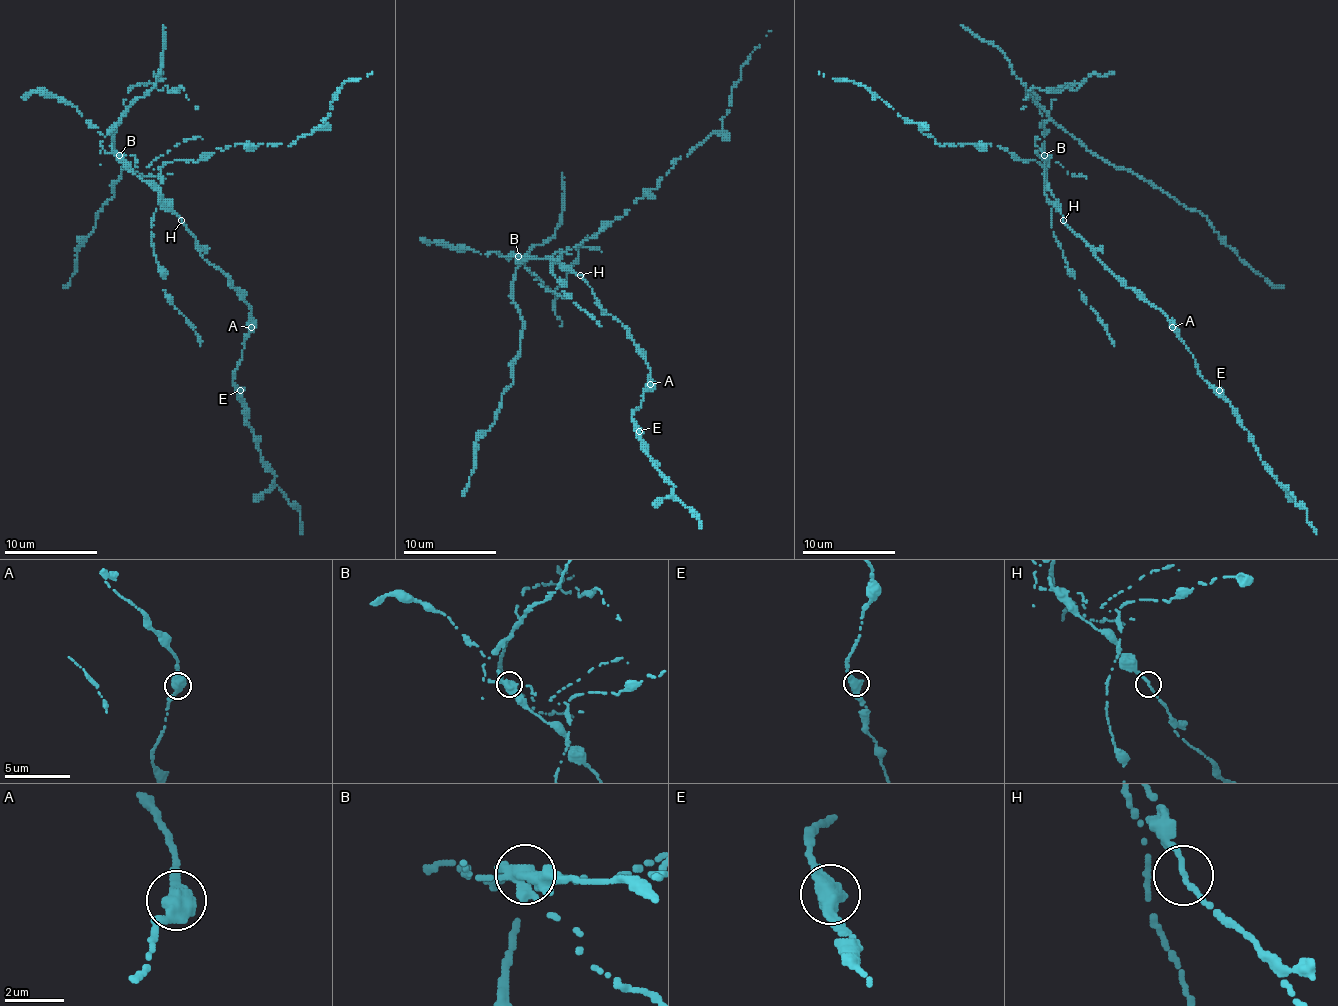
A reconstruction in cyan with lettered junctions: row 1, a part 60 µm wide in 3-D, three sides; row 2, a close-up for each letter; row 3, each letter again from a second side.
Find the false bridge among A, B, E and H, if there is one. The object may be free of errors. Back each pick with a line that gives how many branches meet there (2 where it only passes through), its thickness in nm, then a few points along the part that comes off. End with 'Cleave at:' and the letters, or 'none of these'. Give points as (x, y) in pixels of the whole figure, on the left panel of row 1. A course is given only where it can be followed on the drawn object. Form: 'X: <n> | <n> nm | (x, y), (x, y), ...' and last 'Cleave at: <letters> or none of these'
B: 3 | 400 nm | (119, 155), (161, 169), (175, 160), (205, 160), (216, 148), (288, 146), (323, 123), (342, 83), (372, 72)
Cleave at: B

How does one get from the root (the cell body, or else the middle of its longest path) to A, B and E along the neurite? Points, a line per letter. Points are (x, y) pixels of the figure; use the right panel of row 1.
A: (1063, 218), (1102, 264), (1128, 288), (1137, 290), (1153, 304), (1172, 327)
B: (1063, 218), (1061, 206), (1047, 185), (1044, 155)
E: (1063, 218), (1112, 274), (1128, 288), (1137, 290), (1167, 318), (1170, 327), (1193, 355), (1202, 378), (1219, 390)

